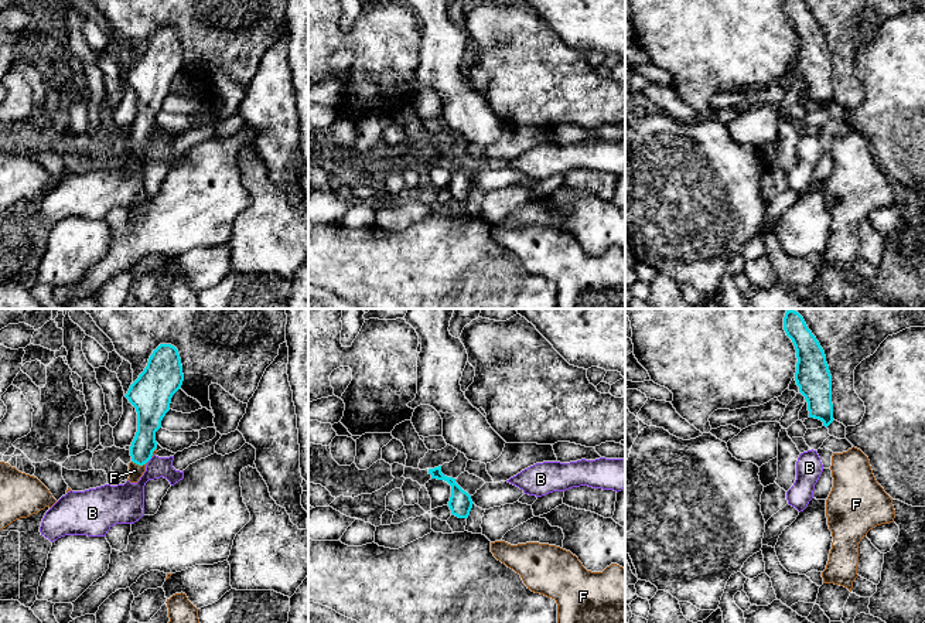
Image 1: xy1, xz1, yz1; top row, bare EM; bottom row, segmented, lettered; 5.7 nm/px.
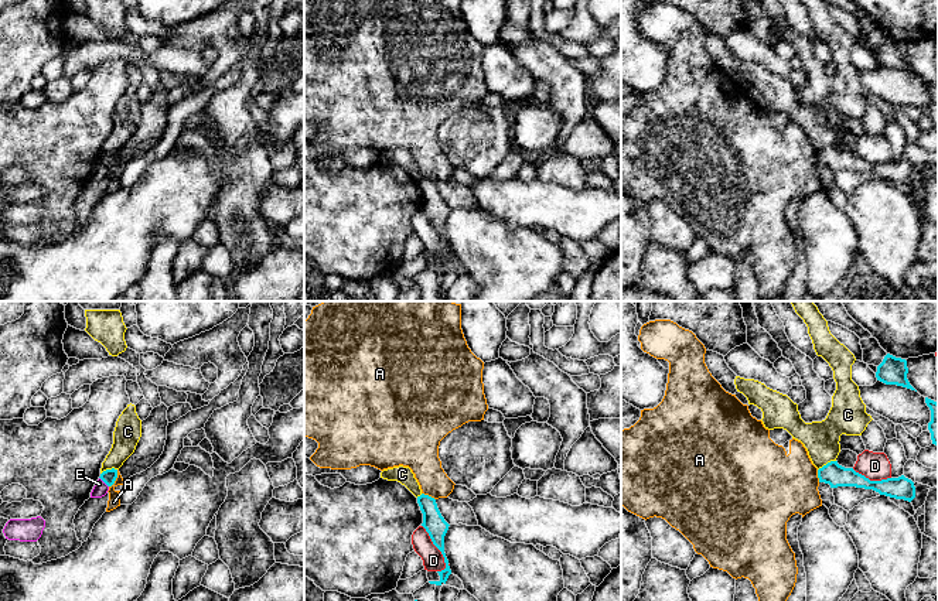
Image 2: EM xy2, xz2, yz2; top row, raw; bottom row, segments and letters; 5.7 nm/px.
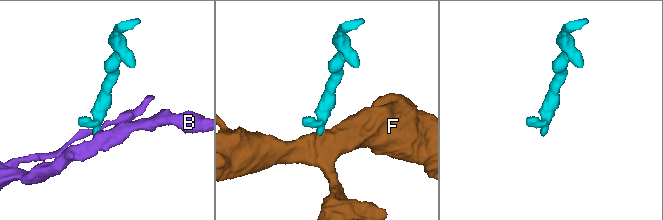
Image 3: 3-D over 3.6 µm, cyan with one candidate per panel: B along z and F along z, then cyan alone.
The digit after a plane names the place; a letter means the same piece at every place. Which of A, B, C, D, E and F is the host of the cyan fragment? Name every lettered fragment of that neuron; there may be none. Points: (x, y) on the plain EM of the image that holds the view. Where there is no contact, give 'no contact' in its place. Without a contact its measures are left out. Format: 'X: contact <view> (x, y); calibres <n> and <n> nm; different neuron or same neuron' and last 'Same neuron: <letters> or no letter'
A: contact xy2 (116, 160); calibres 80 and 70 nm; different neuron
B: contact xy1 (149, 142); calibres 140 and 170 nm; different neuron
C: contact yz2 (826, 147); calibres 130 and 200 nm; different neuron
D: contact xz2 (437, 231); calibres 120 and 120 nm; different neuron
E: contact xy2 (103, 164); calibres 80 and 80 nm; different neuron
F: contact xy1 (139, 147); calibres 140 and 80 nm; same neuron
Same neuron: F

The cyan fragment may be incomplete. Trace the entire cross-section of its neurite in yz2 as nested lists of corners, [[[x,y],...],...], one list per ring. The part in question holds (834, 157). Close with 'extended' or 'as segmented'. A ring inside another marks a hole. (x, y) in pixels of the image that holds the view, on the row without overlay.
[[[830,144],[818,153],[819,165],[829,167],[830,171],[856,170],[873,173],[880,178],[911,185],[915,181],[914,165],[904,158],[881,164],[870,164],[853,151],[845,151],[838,144]]]; as segmented

